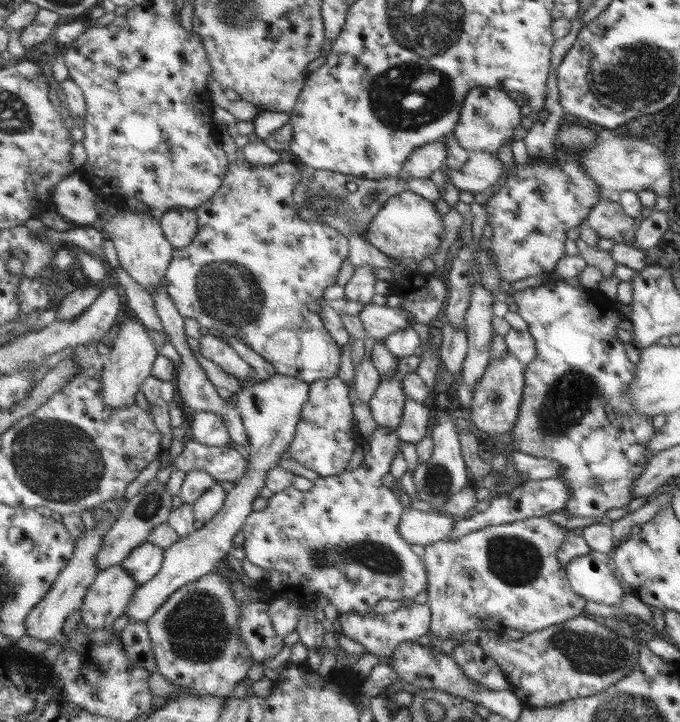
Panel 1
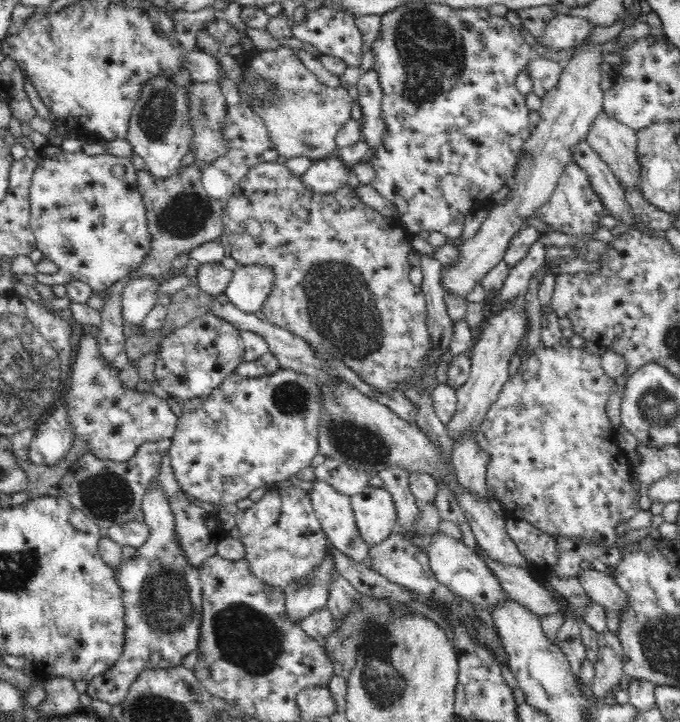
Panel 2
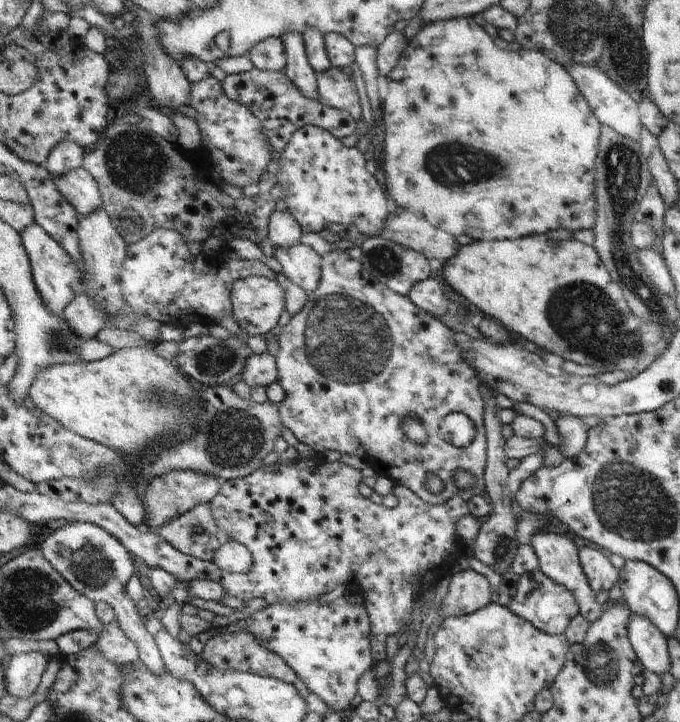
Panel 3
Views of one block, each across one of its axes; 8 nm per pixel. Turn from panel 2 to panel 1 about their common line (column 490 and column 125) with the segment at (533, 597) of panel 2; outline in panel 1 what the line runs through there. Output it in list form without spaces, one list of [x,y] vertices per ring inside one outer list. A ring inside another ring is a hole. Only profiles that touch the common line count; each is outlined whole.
[[[145,542],[133,550],[133,554],[123,562],[127,572],[143,586],[155,576],[159,576],[161,568],[165,564],[165,548],[157,546],[153,542]]]

